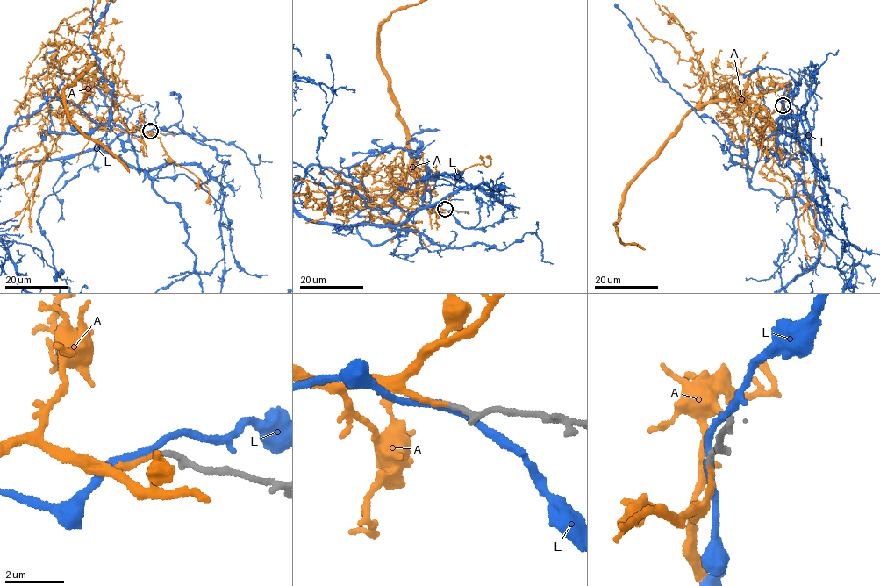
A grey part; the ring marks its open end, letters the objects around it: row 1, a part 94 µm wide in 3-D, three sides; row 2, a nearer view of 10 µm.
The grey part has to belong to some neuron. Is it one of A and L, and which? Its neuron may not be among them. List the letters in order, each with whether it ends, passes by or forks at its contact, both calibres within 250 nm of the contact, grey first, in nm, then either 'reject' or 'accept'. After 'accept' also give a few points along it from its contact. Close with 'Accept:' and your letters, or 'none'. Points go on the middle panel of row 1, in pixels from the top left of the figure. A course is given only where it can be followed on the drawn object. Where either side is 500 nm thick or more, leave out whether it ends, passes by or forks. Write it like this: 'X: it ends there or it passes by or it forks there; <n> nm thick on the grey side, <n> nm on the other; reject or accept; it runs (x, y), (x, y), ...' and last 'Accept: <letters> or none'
A: it ends there; 180 nm thick on the grey side, 170 nm on the other; accept
L: it passes by; 200 nm thick on the grey side, 240 nm on the other; reject
Accept: A

